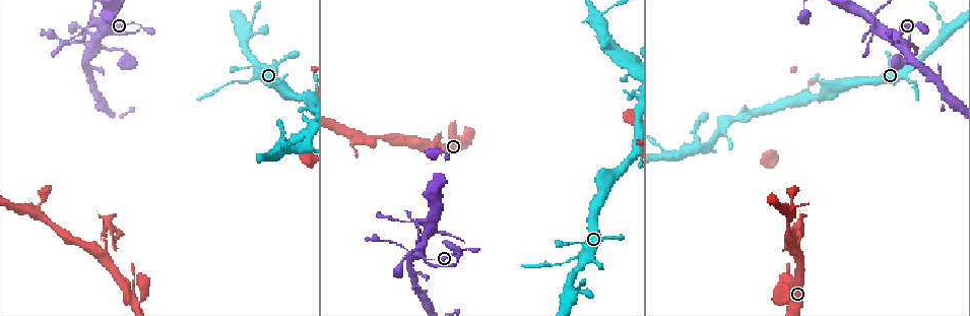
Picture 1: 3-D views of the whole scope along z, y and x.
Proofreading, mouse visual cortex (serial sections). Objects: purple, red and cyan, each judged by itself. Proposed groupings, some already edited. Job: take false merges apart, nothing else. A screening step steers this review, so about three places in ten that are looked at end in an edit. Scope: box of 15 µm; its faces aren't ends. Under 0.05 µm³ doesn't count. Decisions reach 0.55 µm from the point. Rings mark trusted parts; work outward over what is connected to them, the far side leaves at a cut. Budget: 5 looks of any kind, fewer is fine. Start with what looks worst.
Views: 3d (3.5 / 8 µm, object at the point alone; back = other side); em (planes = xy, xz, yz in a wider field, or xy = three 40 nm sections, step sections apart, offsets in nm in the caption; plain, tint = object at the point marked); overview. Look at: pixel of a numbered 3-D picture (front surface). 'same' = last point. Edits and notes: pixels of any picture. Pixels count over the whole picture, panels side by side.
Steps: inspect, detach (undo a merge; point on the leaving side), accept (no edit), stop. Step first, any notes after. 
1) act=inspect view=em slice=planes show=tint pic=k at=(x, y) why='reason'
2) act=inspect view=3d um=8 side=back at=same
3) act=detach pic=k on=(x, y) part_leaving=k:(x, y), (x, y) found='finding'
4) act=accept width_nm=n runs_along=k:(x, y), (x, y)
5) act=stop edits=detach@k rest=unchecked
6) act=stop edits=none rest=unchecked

act=inspect view=3d um=3.5 pic=1 at=(909, 82) why='thick turns thin'

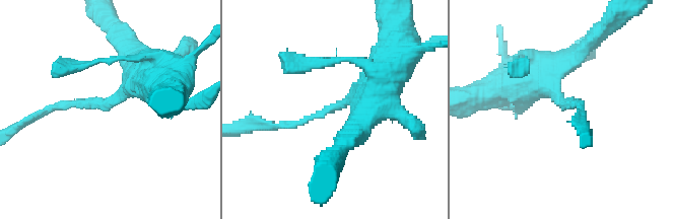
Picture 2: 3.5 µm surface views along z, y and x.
act=inspect view=em slice=xy step=5 show=tint pic=2 at=(334, 107) arm_widths_nm=100,250

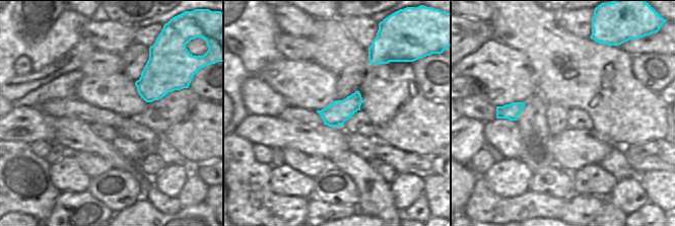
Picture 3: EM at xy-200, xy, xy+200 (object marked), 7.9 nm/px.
act=detach pic=2 on=(80, 101) part_leaving=2:(116, 100), (63, 103), (25, 122) found='a second cell is stuck on'

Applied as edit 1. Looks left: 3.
act=inspect view=overview

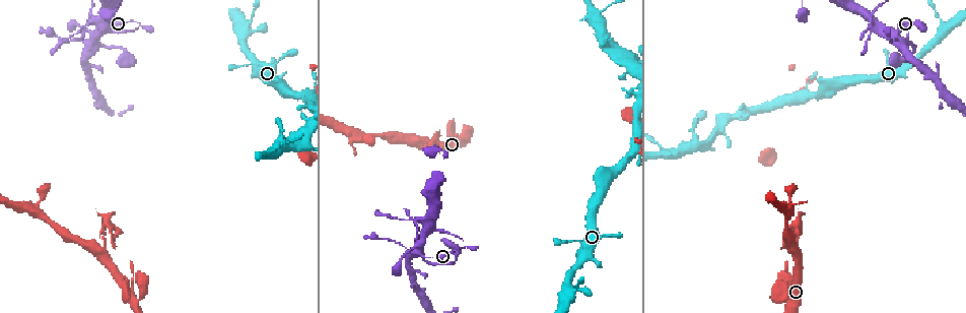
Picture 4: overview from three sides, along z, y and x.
act=inspect view=3d um=3.5 pic=4 at=(103, 230) why='a narrow waist'

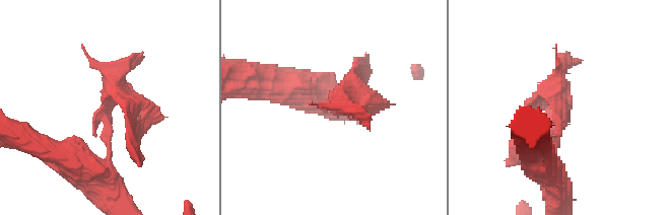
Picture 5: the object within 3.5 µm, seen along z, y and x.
act=inspect view=em slice=xy step=2 show=tint pic=5 at=(330, 111)

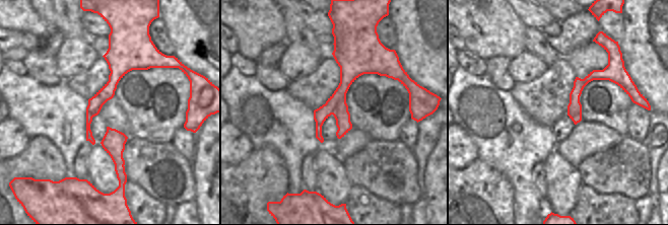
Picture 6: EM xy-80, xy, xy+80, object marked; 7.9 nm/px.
act=detach pic=5 on=(555, 120) part_leaving=5:(556, 145), (558, 98), (530, 104) found='two cells meet here'

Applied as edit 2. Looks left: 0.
act=stop edits=detach@2,detach@5 rest=unchecked

